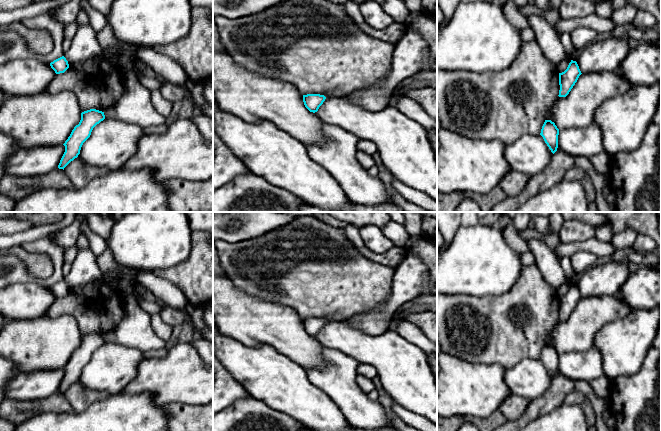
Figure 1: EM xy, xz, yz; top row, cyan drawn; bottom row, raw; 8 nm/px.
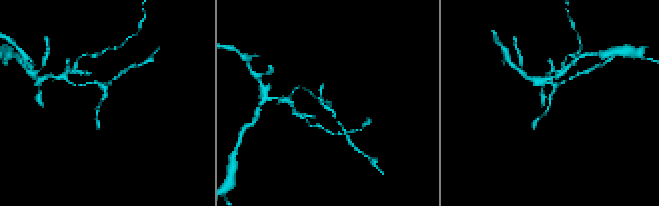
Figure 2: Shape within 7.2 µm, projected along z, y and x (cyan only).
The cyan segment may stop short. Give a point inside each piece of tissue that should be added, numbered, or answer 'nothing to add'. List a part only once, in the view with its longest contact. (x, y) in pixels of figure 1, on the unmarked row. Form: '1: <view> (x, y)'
nothing to add

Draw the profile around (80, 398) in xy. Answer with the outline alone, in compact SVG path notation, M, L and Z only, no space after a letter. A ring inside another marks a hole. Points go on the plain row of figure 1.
M78 381L64 392L66 400L70 403L72 410L76 412L83 412L92 403L104 399L106 395L101 391L87 389Z

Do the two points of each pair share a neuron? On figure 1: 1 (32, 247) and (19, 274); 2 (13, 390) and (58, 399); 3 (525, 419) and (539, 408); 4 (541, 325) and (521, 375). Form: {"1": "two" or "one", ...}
{"1": "one", "2": "two", "3": "one", "4": "two"}

